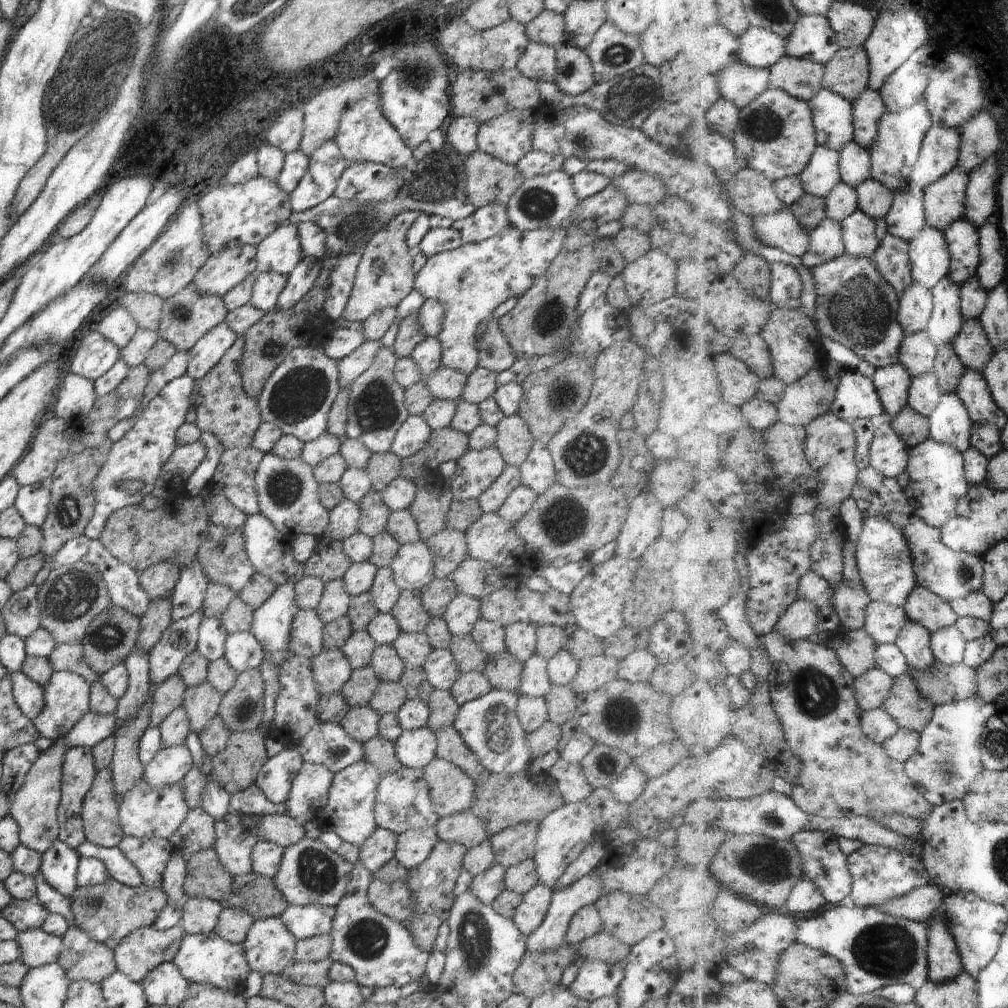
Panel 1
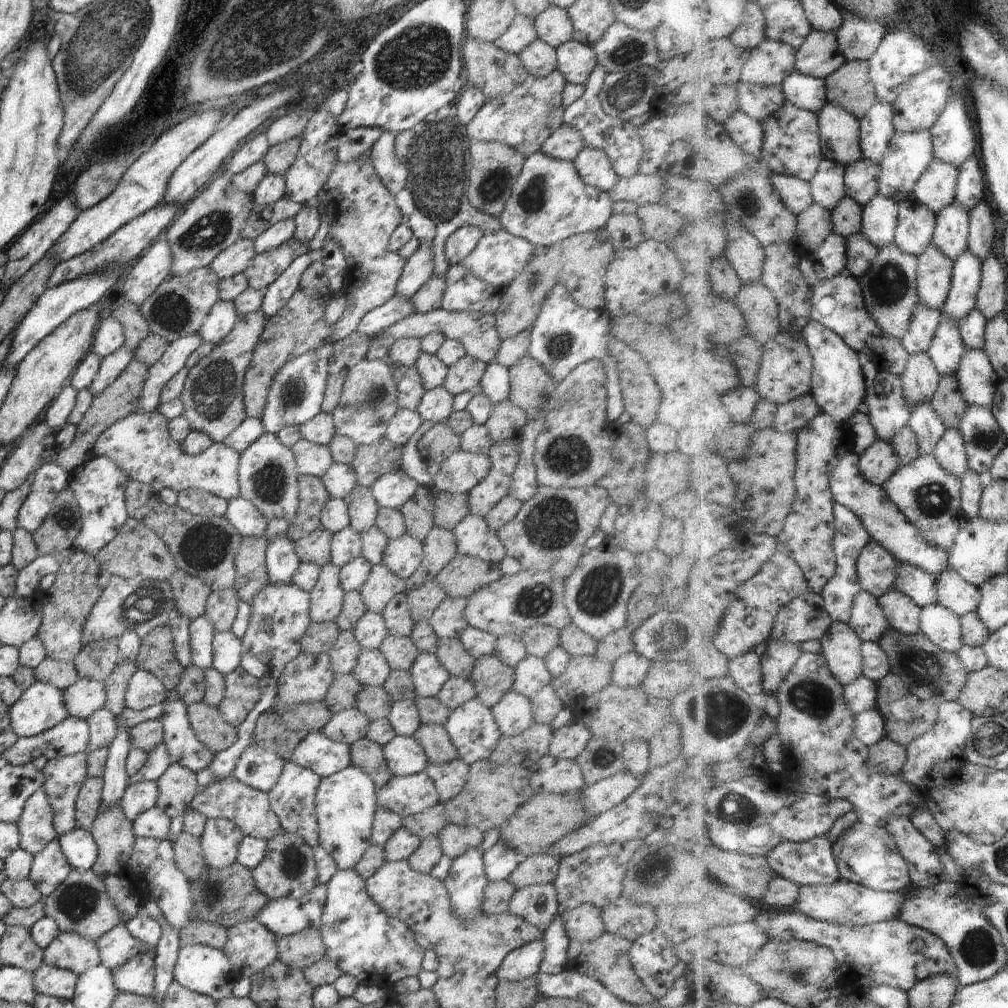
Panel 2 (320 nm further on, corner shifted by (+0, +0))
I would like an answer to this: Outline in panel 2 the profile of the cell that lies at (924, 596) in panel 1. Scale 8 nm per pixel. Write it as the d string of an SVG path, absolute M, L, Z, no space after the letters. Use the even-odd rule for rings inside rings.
M904 564L899 570L895 587L911 596L922 608L939 602L936 576L912 564Z

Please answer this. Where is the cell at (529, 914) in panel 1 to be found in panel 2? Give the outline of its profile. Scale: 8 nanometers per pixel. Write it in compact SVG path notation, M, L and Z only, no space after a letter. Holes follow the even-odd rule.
M553 883L530 885L518 889L510 899L509 911L544 932L559 912Z

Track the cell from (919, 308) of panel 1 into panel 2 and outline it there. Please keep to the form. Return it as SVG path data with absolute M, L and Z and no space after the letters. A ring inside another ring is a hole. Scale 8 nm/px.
M919 305L917 318L914 319L914 332L910 332L904 340L910 354L926 354L930 352L934 339L937 338L938 329L941 327L943 311L932 310L926 305Z

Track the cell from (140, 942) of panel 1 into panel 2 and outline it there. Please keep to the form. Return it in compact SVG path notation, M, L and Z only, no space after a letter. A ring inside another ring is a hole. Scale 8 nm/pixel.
M124 924L111 928L103 934L96 945L99 950L101 964L112 970L124 964L137 954L144 954L148 947L140 940L136 940Z

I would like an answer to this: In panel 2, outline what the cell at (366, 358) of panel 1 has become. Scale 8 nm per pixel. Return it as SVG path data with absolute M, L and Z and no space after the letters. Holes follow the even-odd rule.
M442 308L427 312L426 314L414 312L414 314L406 317L404 320L398 321L382 331L384 335L390 336L394 341L404 337L421 339L427 334L438 332L442 333L446 339L459 340L464 345L468 355L487 365L494 362L497 358L498 347L502 341L498 336L493 315L484 313L461 314L447 312Z

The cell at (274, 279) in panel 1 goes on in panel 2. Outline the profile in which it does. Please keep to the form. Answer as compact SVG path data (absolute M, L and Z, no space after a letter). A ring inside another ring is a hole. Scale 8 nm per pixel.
M289 238L268 252L256 253L250 266L243 272L249 287L254 290L265 290L297 259L310 252L309 240L299 241Z

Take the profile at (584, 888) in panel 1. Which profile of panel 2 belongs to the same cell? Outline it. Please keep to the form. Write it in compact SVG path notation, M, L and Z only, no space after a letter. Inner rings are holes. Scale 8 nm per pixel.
M542 939L522 945L516 951L510 952L502 961L495 976L500 981L518 982L536 976L541 970L541 962L545 953Z

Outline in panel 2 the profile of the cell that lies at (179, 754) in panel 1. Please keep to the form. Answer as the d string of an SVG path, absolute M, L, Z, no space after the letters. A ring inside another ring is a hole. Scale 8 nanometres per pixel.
M156 781L141 782L128 785L125 788L123 797L119 802L122 812L133 824L143 812L155 806L158 796Z

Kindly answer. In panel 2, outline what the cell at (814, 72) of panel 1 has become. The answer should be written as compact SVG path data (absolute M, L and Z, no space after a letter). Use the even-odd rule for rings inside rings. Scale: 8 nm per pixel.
M794 72L794 76L790 76L790 80L785 80L782 85L786 90L786 96L800 108L808 108L820 114L828 106L826 80L818 80L818 78L810 78L800 72Z

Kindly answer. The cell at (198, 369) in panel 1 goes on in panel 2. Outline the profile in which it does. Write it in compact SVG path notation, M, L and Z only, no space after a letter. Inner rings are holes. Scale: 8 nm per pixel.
M219 299L206 315L199 333L204 341L216 346L234 328L238 320L238 312L233 301Z

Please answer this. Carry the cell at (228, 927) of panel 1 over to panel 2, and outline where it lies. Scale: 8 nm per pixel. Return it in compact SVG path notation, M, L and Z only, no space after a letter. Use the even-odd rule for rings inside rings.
M198 919L190 920L186 927L178 931L181 948L186 945L208 945L221 949L227 941L227 928Z

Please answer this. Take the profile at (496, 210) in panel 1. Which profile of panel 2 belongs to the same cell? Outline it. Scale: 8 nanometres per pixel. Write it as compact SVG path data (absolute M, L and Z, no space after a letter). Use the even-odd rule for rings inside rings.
M468 225L456 229L444 245L445 259L448 266L458 265L477 247L483 232L475 226Z

